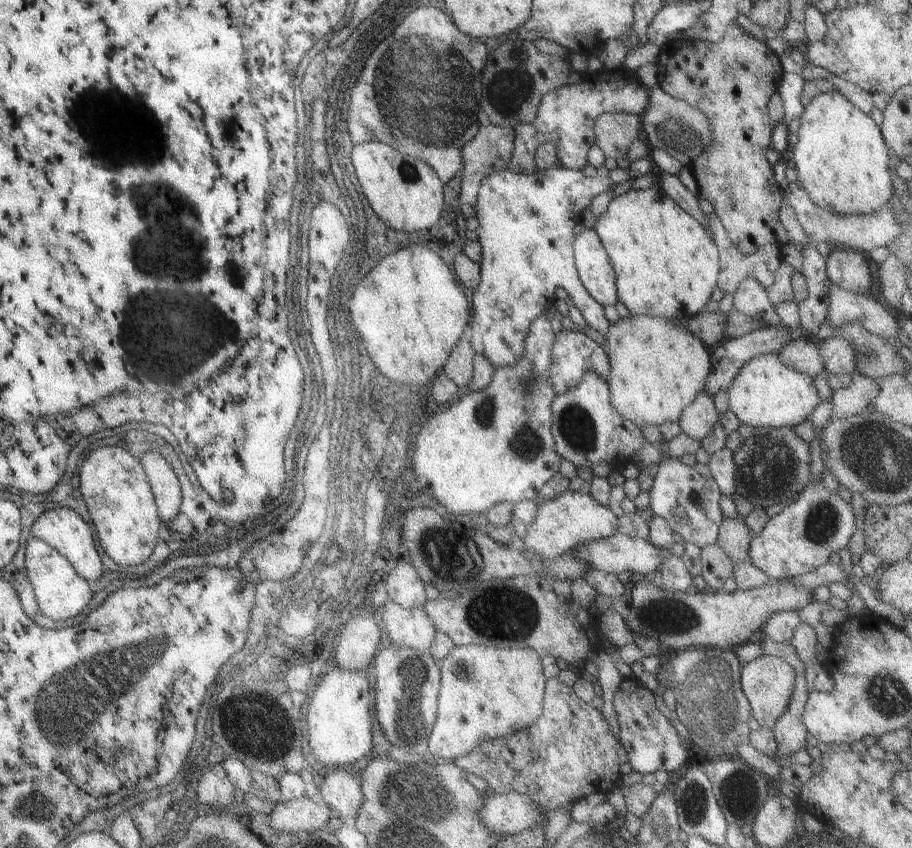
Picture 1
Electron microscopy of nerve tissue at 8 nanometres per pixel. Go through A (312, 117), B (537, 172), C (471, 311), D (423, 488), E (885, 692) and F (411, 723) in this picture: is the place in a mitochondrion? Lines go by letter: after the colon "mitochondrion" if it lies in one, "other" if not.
A: other
B: other
C: other
D: other
E: mitochondrion
F: mitochondrion

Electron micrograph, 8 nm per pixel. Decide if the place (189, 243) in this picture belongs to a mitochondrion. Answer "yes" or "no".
no

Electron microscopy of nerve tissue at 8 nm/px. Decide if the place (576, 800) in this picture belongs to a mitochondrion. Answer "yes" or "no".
no

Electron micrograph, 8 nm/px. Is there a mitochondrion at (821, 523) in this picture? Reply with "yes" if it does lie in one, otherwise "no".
yes

